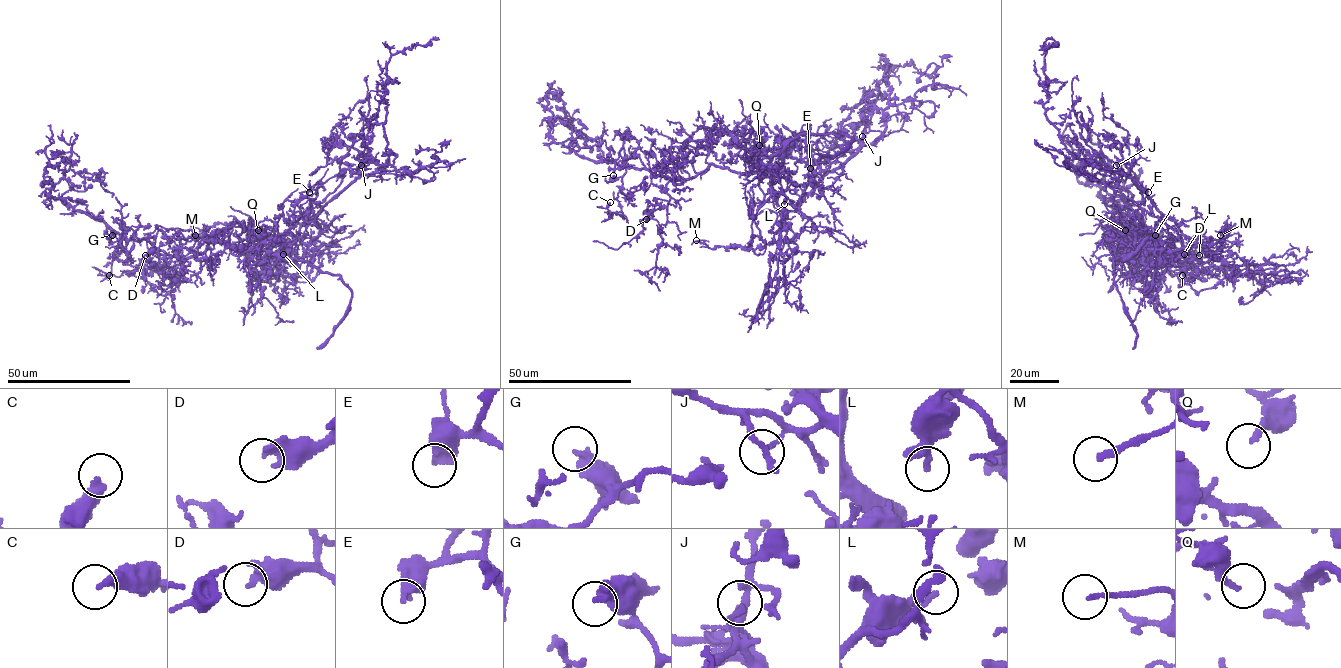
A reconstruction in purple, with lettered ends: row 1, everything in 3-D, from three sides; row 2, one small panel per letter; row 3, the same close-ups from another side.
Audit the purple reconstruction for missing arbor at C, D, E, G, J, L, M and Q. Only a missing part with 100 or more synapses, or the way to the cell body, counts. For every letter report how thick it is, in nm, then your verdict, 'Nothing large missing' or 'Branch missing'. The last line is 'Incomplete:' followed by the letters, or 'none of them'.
C: Thickness 360 nm. Nothing large missing
D: Thickness 400 nm. Nothing large missing
E: Thickness 420 nm. Nothing large missing
G: Thickness 360 nm. Nothing large missing
J: Thickness 150 nm. Nothing large missing
L: Thickness 130 nm. Nothing large missing
M: Thickness 180 nm. Nothing large missing
Q: Thickness 190 nm. Nothing large missing
Incomplete: none of them

